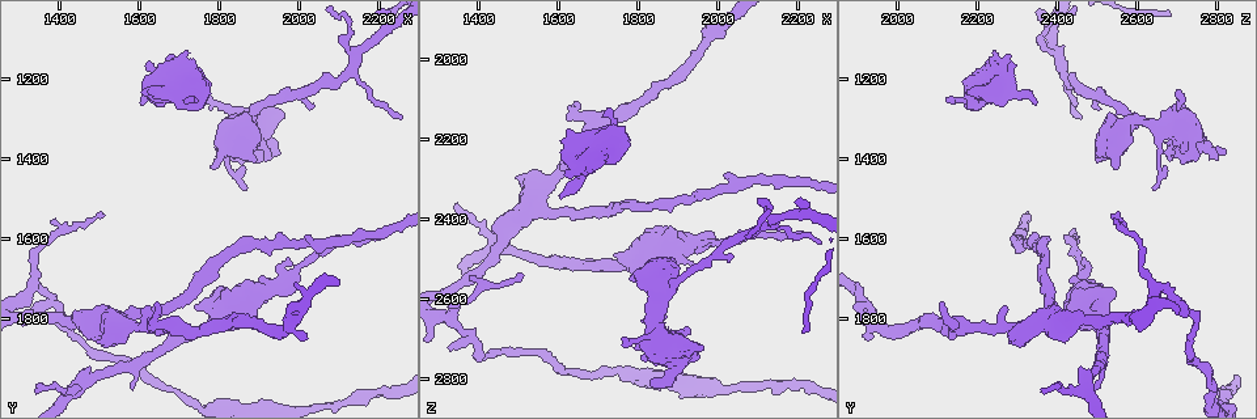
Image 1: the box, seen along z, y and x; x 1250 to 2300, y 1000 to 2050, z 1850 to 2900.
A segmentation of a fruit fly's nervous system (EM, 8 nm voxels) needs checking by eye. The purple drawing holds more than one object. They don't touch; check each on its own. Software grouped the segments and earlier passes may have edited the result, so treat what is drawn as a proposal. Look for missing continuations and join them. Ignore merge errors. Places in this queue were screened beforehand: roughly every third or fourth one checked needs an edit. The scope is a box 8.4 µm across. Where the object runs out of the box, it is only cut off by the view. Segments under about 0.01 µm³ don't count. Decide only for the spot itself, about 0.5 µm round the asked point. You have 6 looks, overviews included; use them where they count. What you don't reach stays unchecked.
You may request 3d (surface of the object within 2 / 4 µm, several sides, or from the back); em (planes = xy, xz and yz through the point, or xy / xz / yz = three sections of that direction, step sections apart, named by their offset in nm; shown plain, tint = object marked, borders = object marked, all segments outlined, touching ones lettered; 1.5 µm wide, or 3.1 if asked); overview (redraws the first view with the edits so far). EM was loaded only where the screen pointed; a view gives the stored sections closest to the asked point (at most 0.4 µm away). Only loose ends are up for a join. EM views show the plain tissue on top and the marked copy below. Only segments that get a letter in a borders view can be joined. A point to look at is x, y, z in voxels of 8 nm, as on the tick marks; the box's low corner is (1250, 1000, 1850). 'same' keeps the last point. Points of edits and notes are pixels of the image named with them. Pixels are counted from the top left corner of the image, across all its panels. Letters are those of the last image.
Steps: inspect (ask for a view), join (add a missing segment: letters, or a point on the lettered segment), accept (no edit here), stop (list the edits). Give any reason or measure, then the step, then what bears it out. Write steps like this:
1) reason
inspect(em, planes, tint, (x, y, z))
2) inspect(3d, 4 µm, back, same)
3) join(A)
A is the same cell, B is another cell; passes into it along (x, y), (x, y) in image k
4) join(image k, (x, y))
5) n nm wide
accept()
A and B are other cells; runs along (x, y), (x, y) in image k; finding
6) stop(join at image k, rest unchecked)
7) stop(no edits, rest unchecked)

branch stops here
inspect(em, planes, borders, (1340, 1975, 2365))

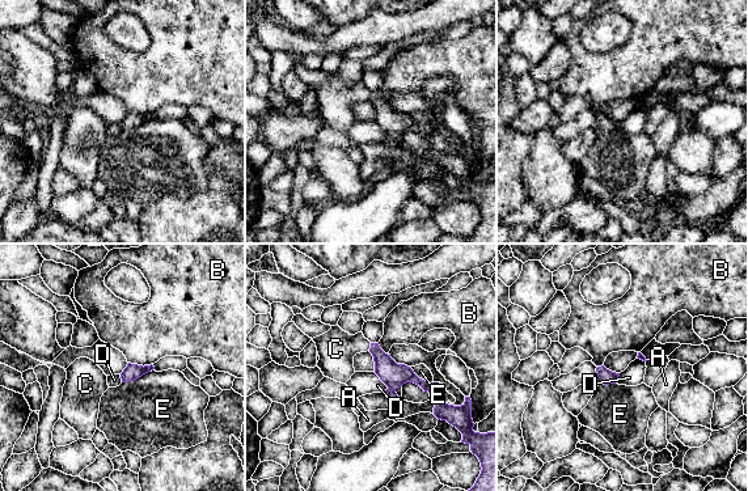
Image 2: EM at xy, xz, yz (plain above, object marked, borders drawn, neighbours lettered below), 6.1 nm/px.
accept()
A, B, C, D and E are other cells; runs along (374, 346), (397, 373), (427, 388) in image 2; no lettered segment goes on from it

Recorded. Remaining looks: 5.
branch stops here
inspect(em, xz, step 4, tint, (1335, 1795, 2725))

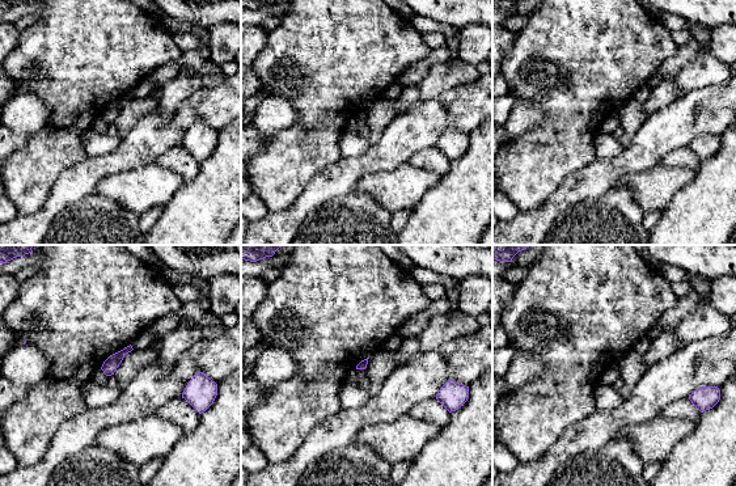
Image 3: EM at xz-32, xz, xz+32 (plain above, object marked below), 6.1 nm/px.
another direction
inspect(em, planes, borders, same)

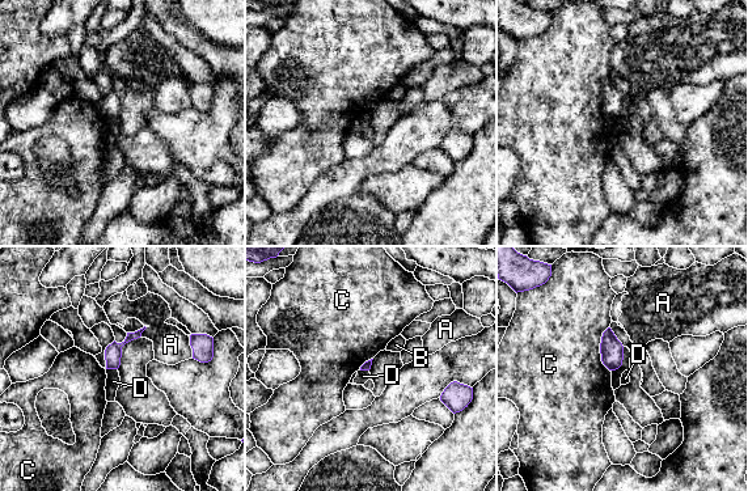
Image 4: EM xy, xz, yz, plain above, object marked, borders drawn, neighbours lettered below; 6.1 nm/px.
accept()
A, B, C and D are other cells; border along (106, 368), (117, 369) in image 4; none of them fits

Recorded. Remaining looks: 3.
branch stops here
inspect(3d, 2 µm, (1375, 1565, 2545))

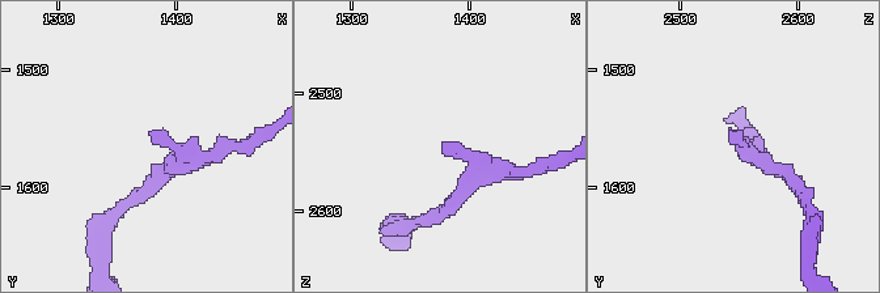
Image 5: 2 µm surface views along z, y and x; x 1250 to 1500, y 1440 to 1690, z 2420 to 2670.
inspect(em, planes, borders, (1378, 1560, 2542))

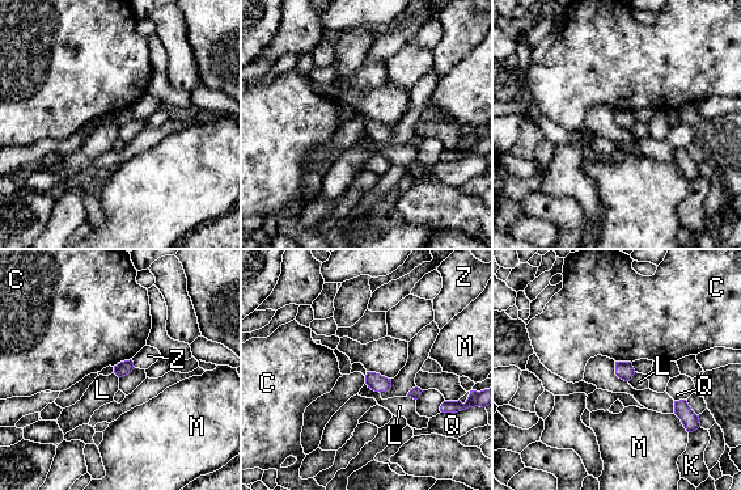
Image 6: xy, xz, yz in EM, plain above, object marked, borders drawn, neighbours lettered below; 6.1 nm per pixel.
90 nm wide
accept()
C, K, L, M, Q and Z are other cells; border along (365, 383), (380, 393) in image 6; no lettered segment goes on from it

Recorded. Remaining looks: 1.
stop(no edits, rest unchecked)

